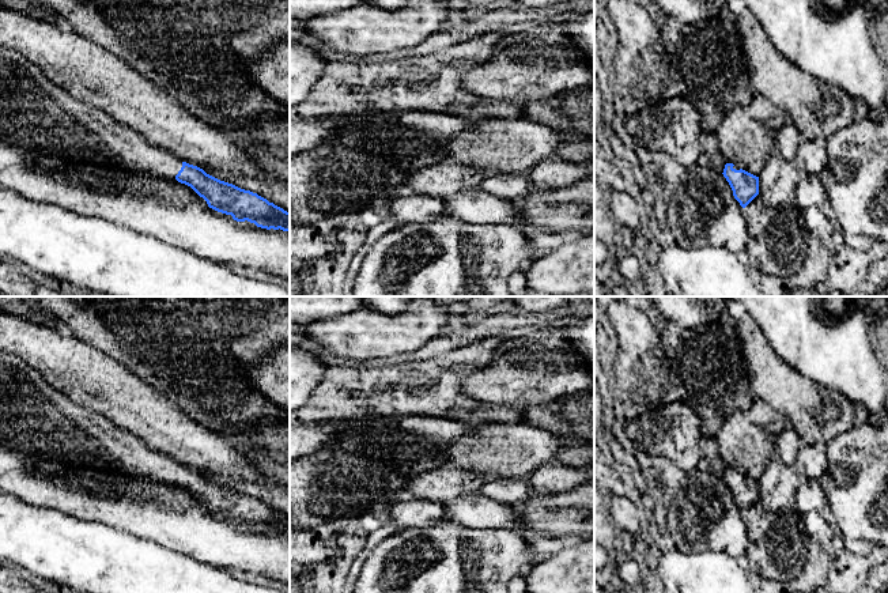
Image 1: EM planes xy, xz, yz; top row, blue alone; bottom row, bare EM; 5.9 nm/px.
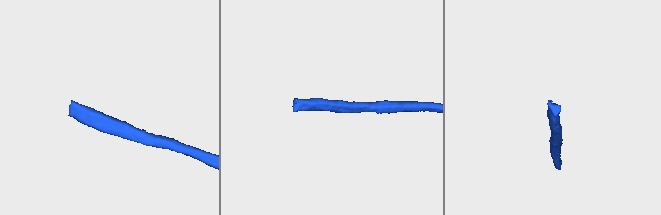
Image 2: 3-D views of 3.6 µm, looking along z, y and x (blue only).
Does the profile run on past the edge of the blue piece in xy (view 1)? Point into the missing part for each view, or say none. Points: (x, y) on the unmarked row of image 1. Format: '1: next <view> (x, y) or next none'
1: next xy (37, 420)

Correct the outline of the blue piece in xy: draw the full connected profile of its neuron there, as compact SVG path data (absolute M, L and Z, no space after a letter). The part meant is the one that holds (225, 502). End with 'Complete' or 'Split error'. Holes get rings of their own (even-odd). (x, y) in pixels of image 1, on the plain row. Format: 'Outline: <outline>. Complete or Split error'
Outline: M0 350L0 449L20 453L33 460L177 484L190 491L209 513L231 520L237 526L247 525L261 533L290 536L290 517L257 498L220 486L203 473L152 452L141 439L73 403L24 360L3 350Z. Split error

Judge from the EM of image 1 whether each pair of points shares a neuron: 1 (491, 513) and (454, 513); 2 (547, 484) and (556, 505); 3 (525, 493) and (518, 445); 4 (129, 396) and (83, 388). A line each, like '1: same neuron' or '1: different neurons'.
1: same neuron
2: different neurons
3: different neurons
4: same neuron

